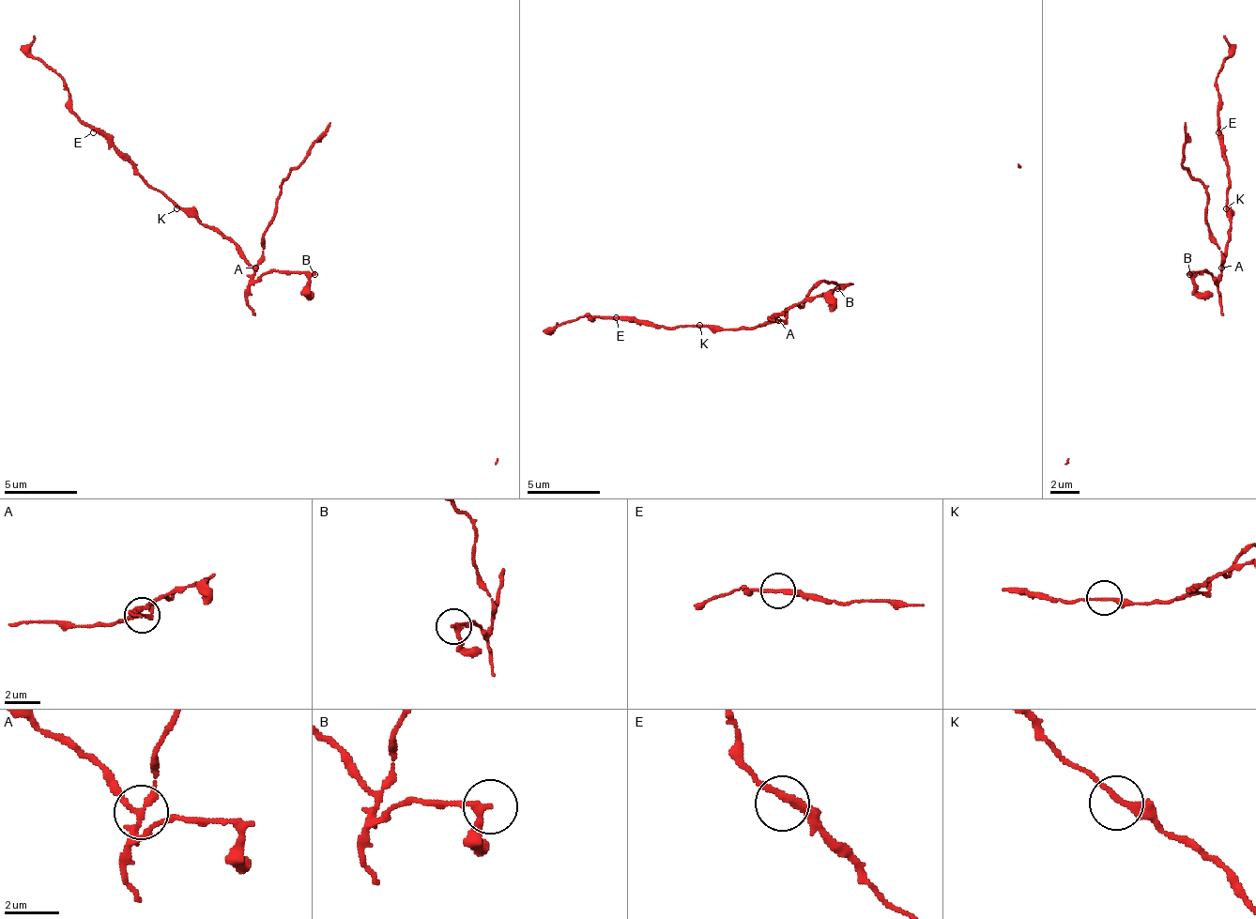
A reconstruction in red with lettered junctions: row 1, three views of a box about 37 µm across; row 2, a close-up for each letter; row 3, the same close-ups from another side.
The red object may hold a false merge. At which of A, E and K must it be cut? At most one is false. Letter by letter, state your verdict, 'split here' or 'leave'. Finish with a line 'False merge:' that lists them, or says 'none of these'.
A: split here
E: leave
K: leave
False merge: A

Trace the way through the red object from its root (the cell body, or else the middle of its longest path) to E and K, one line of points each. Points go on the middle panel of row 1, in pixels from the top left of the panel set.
E: (775, 317), (775, 321), (765, 321), (754, 329), (711, 329), (707, 325), (655, 329), (616, 317)
K: (775, 317), (775, 321), (765, 321), (754, 329), (711, 329), (699, 325)

